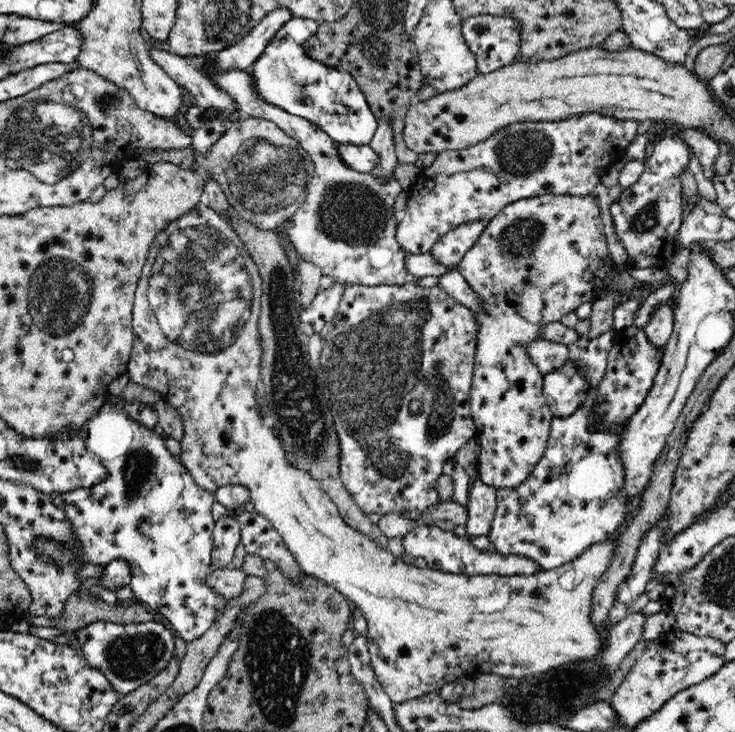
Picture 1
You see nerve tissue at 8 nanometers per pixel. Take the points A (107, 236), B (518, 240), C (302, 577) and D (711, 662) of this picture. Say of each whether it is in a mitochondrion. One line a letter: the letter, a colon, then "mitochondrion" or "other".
A: other
B: mitochondrion
C: other
D: other

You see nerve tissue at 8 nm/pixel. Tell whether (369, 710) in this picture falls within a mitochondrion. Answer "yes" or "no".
no

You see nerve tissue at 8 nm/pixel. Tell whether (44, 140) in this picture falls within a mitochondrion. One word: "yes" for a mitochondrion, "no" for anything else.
yes

